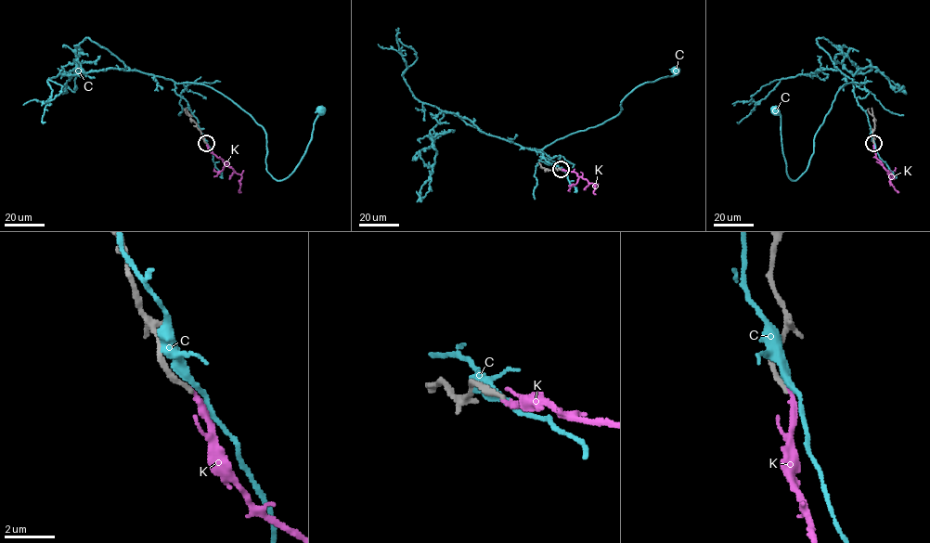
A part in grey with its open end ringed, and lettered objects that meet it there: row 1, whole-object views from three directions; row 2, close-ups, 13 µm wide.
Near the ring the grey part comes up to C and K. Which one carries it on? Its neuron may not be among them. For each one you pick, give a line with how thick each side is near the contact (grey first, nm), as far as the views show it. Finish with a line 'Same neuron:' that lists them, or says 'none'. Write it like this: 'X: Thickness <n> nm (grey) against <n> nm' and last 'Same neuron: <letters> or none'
Same neuron: none

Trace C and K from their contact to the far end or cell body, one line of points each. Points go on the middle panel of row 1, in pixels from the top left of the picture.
C: (560, 169), (541, 152), (529, 149), (543, 149), (616, 116), (633, 90), (672, 76), (675, 70)
K: (561, 169), (575, 172), (596, 184), (594, 193)

